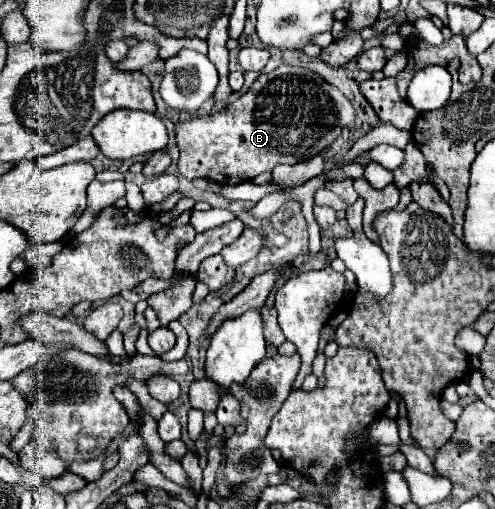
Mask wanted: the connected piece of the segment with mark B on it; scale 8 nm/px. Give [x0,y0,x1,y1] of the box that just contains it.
[175,64,355,186]

